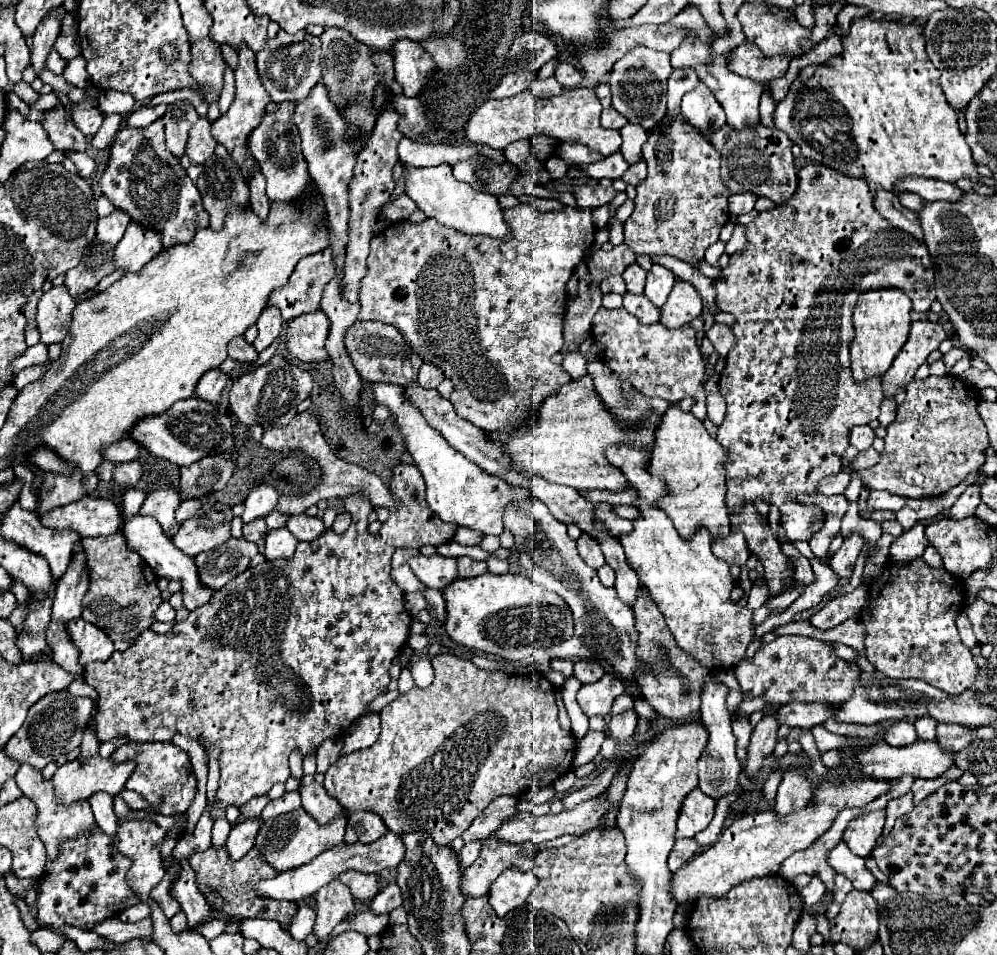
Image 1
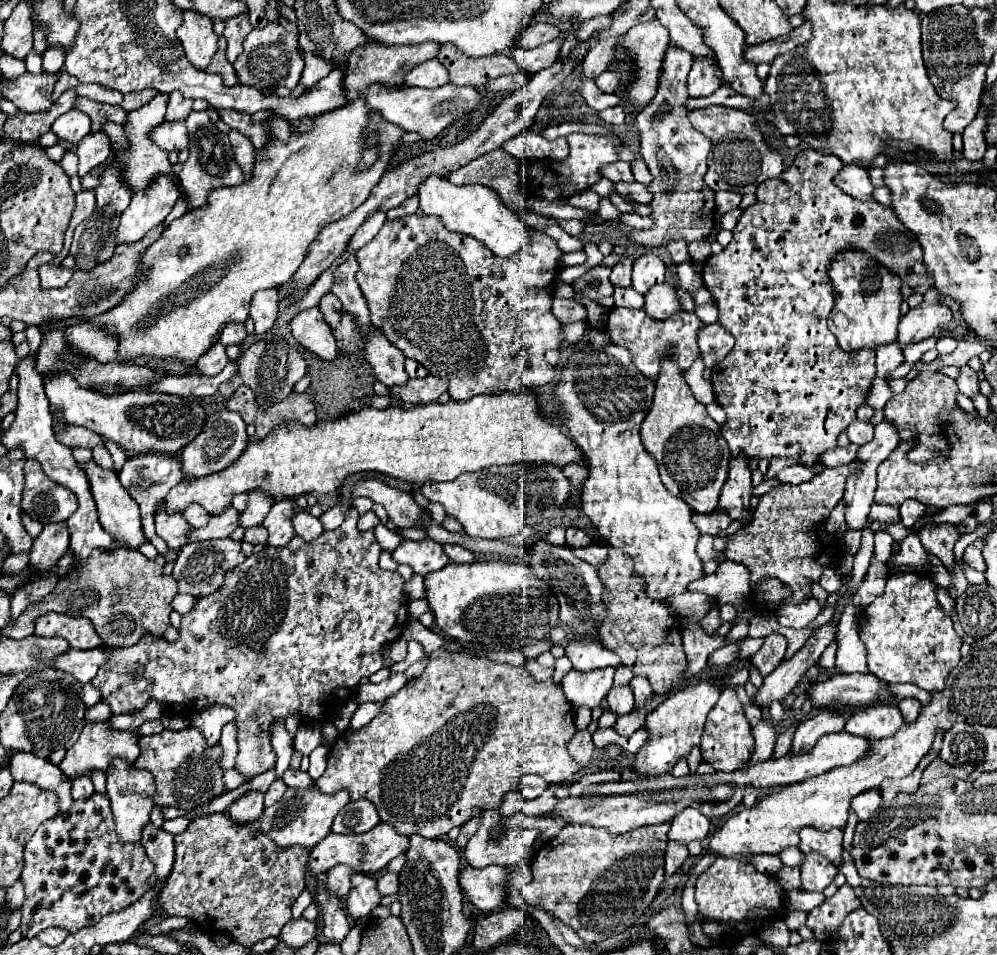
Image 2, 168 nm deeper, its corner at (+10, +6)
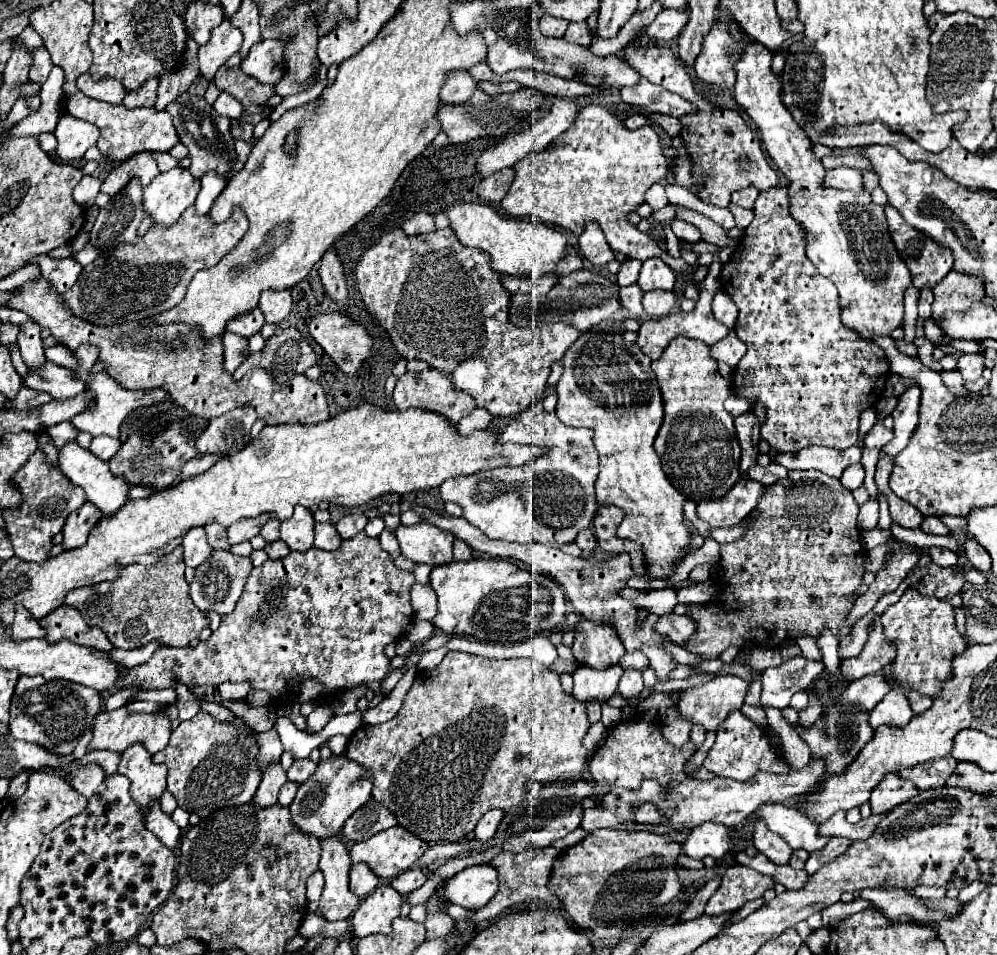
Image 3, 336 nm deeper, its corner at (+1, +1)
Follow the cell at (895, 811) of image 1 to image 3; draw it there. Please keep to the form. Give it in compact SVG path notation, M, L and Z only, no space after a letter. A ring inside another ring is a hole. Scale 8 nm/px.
M945 755L945 757L931 759L931 761L925 761L921 765L915 765L911 769L903 769L899 773L901 773L901 777L909 779L921 791L927 791L927 789L945 787L945 781L953 773L955 765L957 765L957 761L953 761L951 755Z

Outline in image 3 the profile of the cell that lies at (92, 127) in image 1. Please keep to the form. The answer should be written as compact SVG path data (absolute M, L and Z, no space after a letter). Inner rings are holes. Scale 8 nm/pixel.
M61 115L57 129L57 157L61 161L81 161L85 151L93 147L99 139L99 131L95 125L75 119L71 115Z

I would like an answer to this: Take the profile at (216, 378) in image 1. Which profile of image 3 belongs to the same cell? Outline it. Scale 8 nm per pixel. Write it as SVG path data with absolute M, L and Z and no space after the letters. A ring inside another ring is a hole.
M225 331L223 345L225 345L225 369L227 369L227 373L233 373L247 359L249 341L245 341L245 337L237 337L237 335Z

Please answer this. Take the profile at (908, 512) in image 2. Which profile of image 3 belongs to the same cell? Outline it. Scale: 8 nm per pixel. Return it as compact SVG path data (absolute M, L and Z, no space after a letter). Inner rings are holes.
M925 517L925 521L921 523L921 529L931 535L949 535L951 533L937 517Z

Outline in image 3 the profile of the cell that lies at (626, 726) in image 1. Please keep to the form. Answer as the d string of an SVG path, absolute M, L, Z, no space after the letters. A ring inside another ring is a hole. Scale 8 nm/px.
M635 669L625 671L623 677L621 677L621 681L619 681L619 693L623 697L631 699L631 697L637 697L641 693L641 689L643 689L643 677L641 677L641 673L635 671Z

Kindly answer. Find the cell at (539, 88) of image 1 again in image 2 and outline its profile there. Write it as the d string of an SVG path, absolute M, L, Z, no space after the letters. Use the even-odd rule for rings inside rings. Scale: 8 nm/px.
M508 74L508 76L502 76L502 78L496 78L496 80L490 80L486 84L486 90L492 90L492 92L498 92L498 90L504 90L508 94L524 88L528 84L530 76L528 74Z

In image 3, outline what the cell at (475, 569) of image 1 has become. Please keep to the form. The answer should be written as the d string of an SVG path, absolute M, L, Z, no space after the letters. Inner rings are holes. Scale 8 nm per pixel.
M455 539L455 543L453 543L453 559L455 561L469 561L469 559L473 559L473 551L469 549L469 545L465 541Z

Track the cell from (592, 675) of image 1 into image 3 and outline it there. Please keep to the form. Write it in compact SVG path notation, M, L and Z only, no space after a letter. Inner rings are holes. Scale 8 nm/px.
M583 617L575 627L571 653L581 665L607 669L619 663L625 647L621 645L621 639L617 637L613 625L605 625L603 621L589 621Z

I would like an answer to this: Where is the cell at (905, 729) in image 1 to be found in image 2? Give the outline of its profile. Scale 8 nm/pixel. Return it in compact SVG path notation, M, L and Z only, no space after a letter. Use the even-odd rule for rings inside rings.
M878 704L872 708L856 710L854 716L846 722L846 732L866 736L868 740L882 740L894 736L904 724L898 706L894 704Z

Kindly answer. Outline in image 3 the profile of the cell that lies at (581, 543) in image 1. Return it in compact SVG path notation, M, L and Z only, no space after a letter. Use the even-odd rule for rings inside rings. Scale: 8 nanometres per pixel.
M591 529L581 531L581 533L577 535L575 543L577 543L583 551L585 551L585 549L595 549L595 547L597 547L597 539L595 539L595 535L593 535L593 531L591 531Z

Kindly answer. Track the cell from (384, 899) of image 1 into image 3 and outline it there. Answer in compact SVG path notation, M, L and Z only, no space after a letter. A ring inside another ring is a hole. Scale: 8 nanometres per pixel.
M407 869L405 873L397 875L393 881L391 881L391 887L399 893L399 895L409 895L411 891L419 889L423 883L427 881L427 873L423 869Z

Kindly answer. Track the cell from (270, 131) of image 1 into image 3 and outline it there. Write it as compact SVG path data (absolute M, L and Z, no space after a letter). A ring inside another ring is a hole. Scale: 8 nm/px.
M219 93L219 97L217 97L217 101L213 103L213 109L219 113L219 115L227 115L229 119L239 119L239 115L241 115L241 111L243 111L243 107L241 107L241 103L237 101L237 99L233 99L229 93Z

